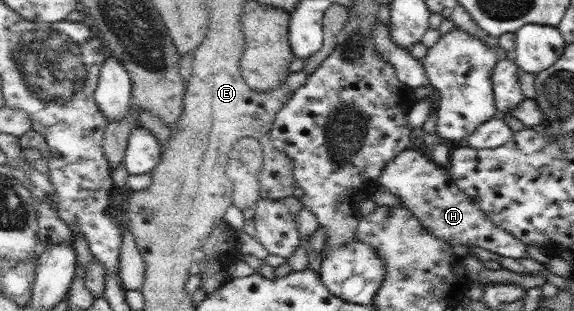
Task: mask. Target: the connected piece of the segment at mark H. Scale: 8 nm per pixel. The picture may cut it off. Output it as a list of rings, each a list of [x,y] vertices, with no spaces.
[[[405,150],[388,162],[381,175],[378,186],[383,186],[401,200],[401,205],[407,207],[413,215],[421,221],[423,227],[429,229],[429,233],[445,239],[455,239],[467,248],[470,244],[487,249],[501,257],[513,259],[527,259],[527,245],[515,238],[513,234],[505,232],[497,224],[490,222],[485,212],[477,208],[473,202],[455,185],[455,182],[447,172],[447,168],[431,162],[415,150]]]

